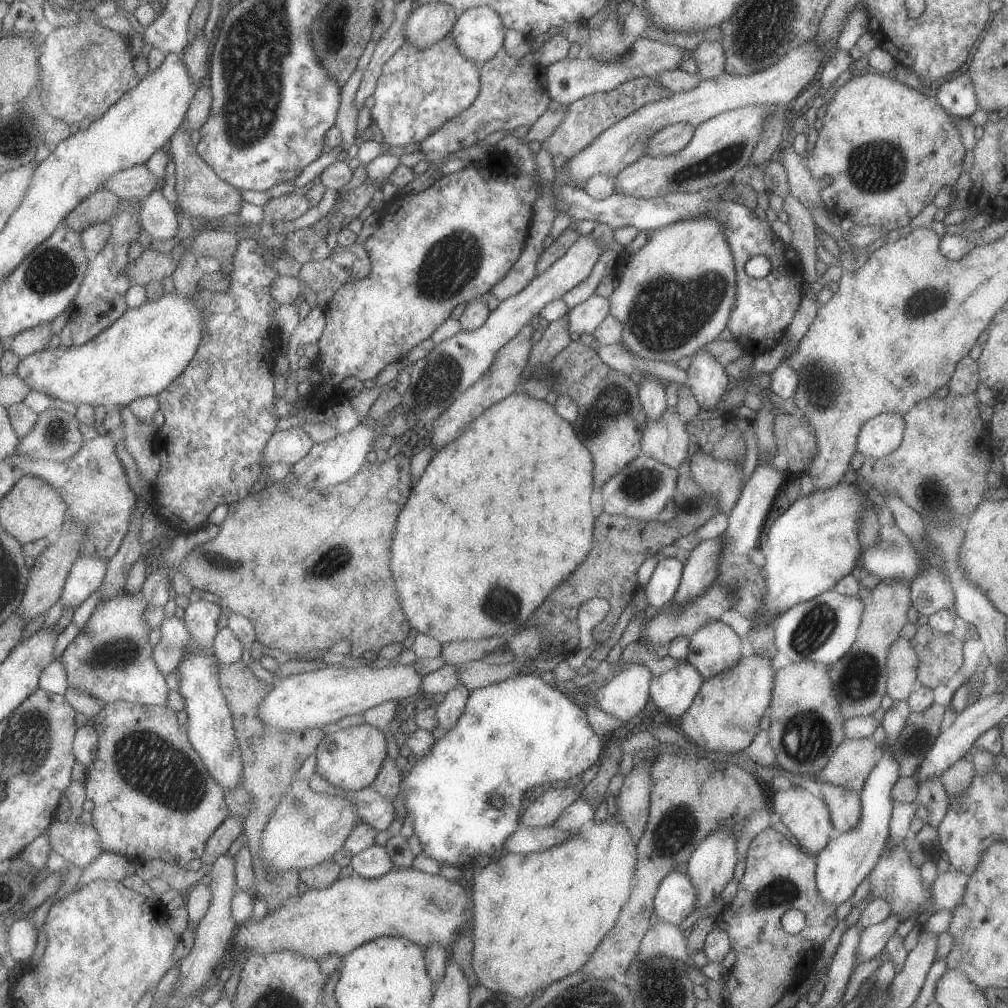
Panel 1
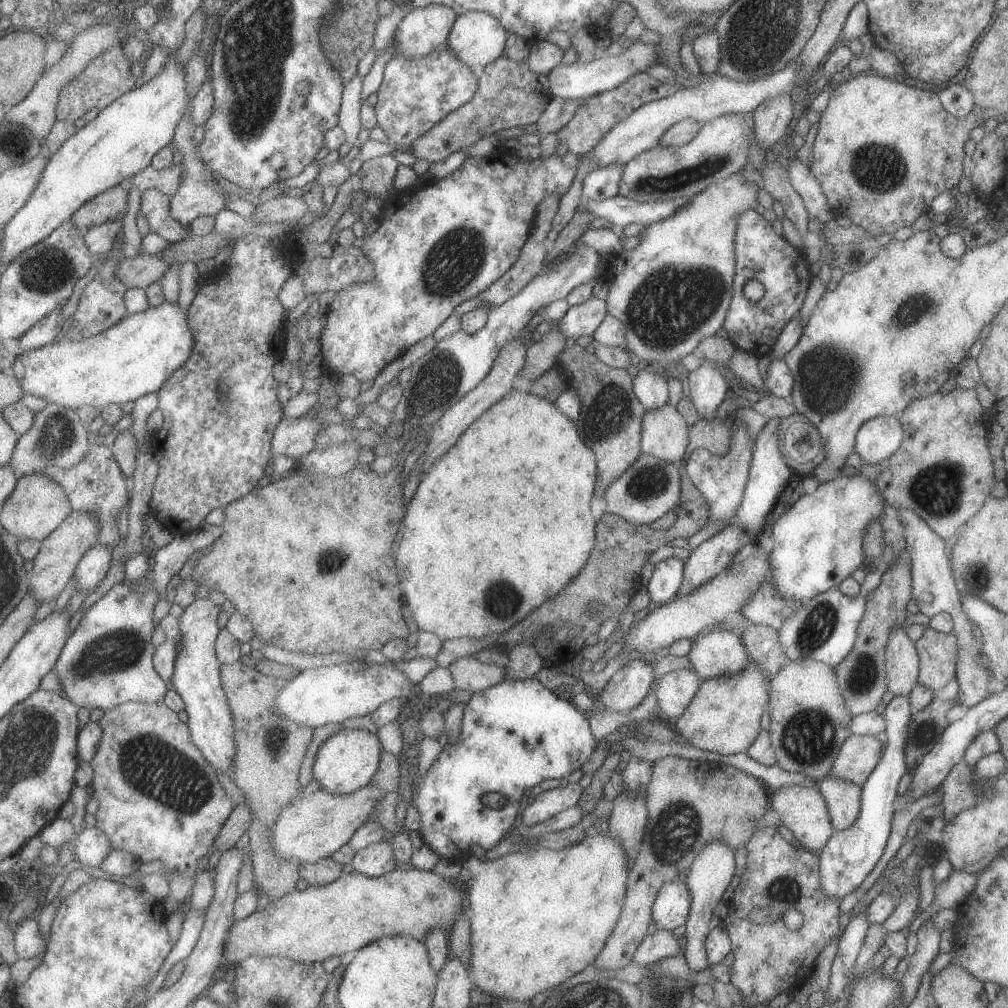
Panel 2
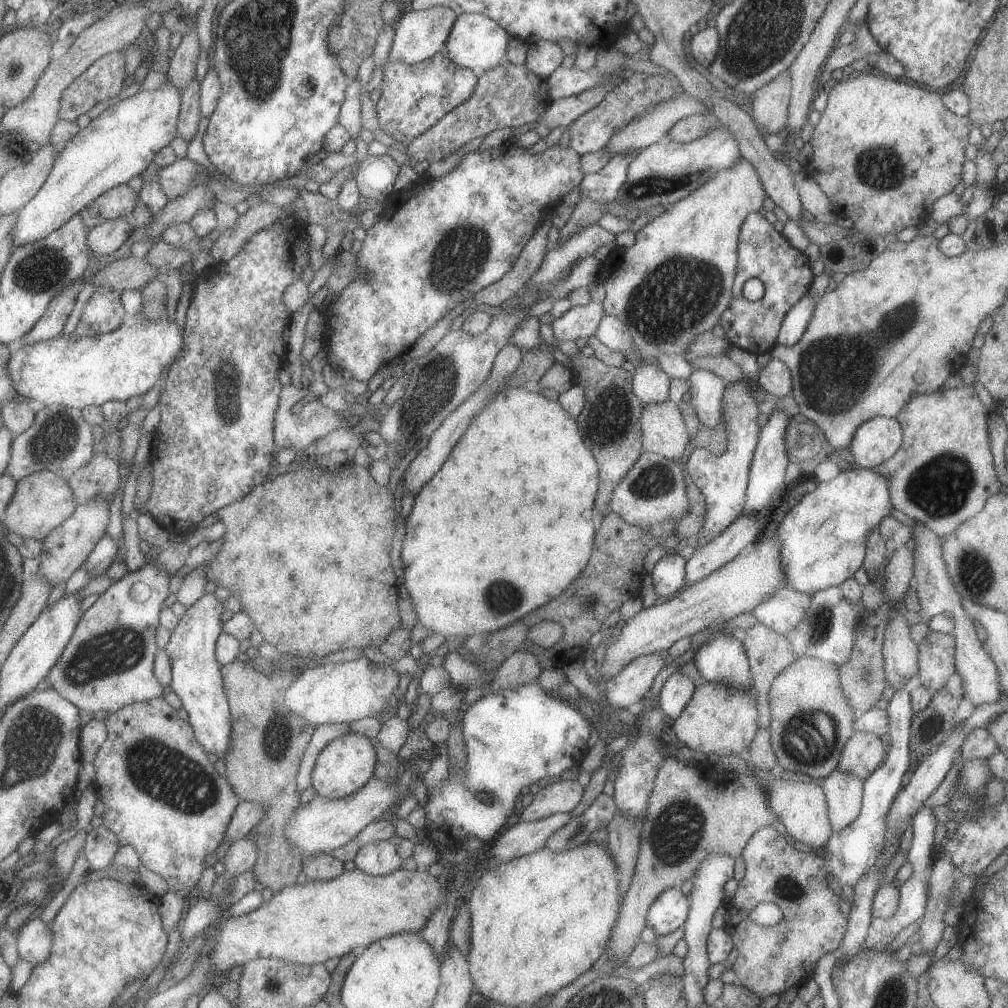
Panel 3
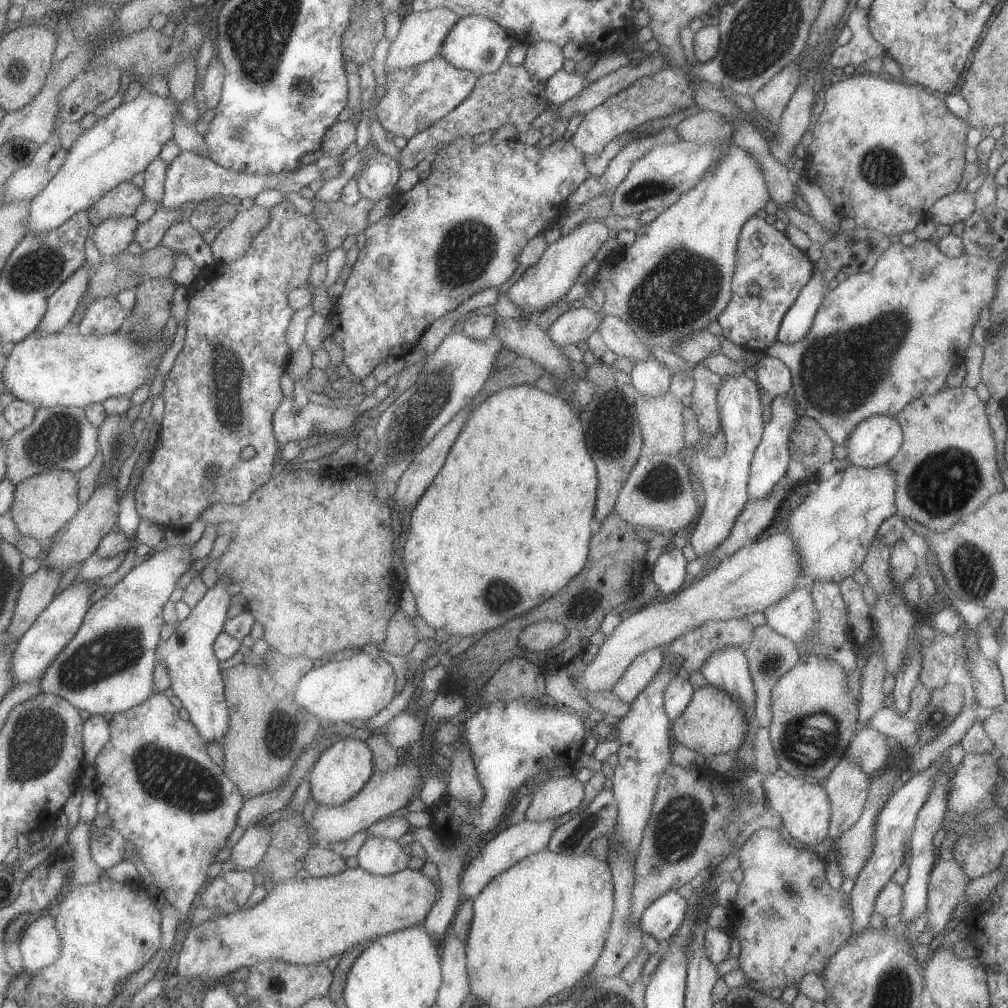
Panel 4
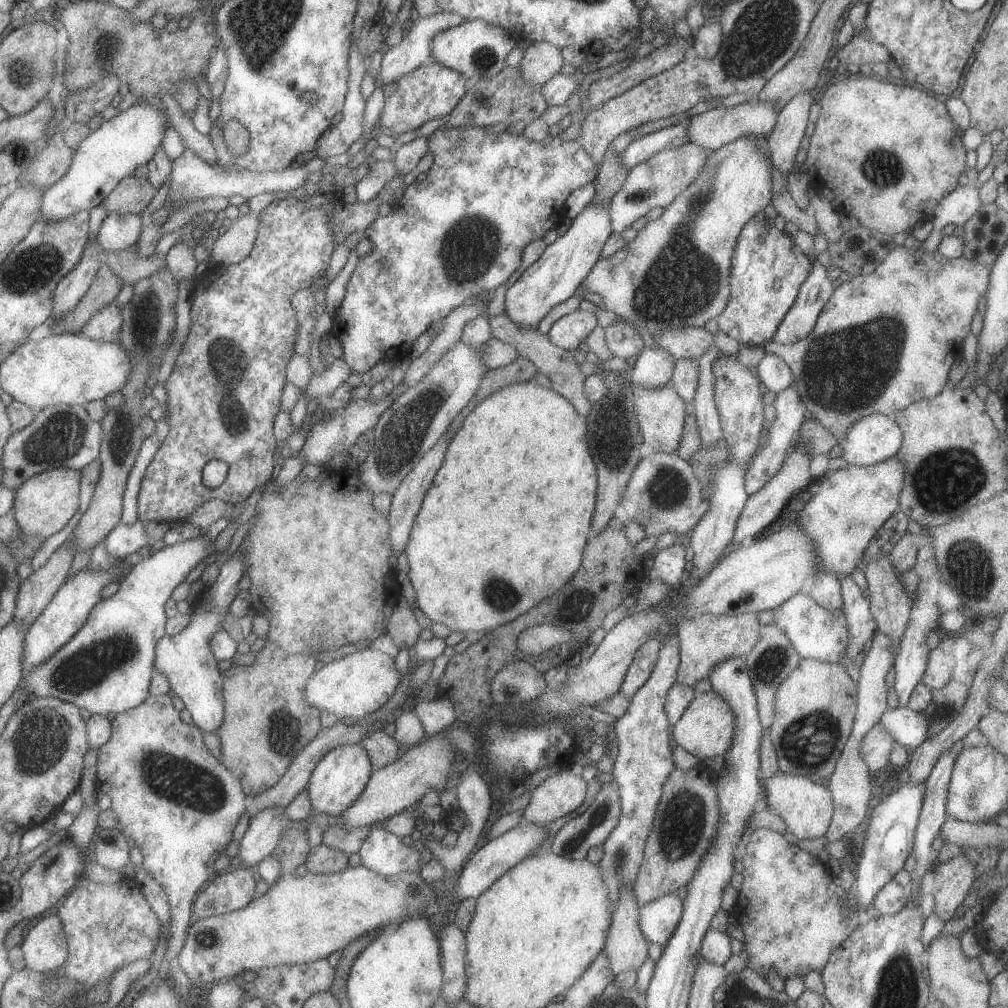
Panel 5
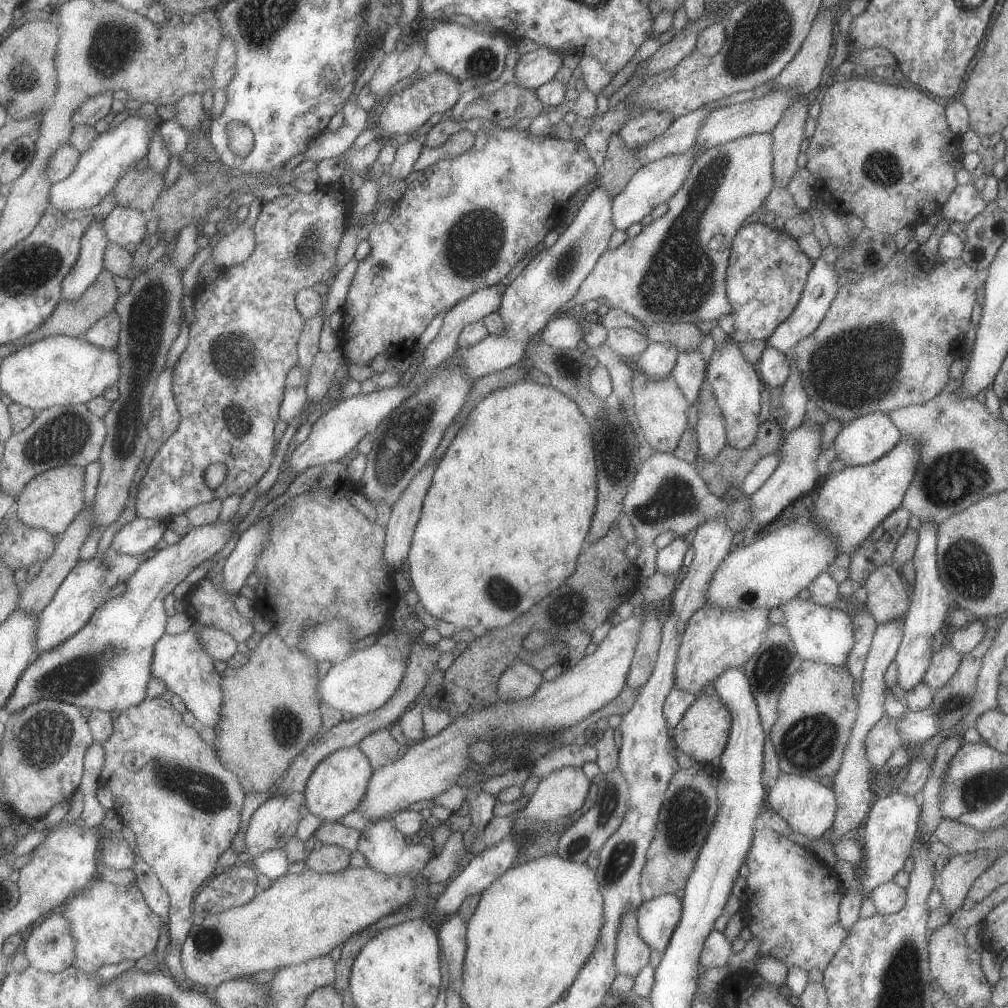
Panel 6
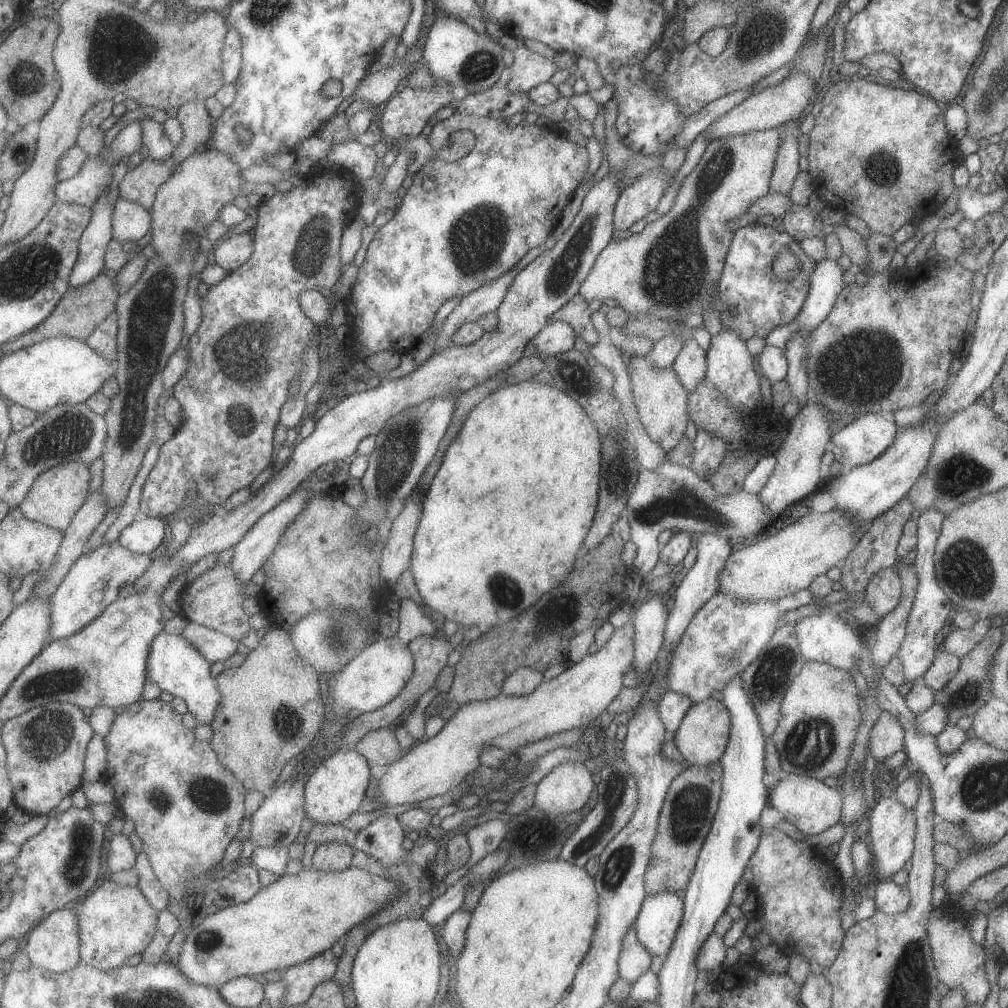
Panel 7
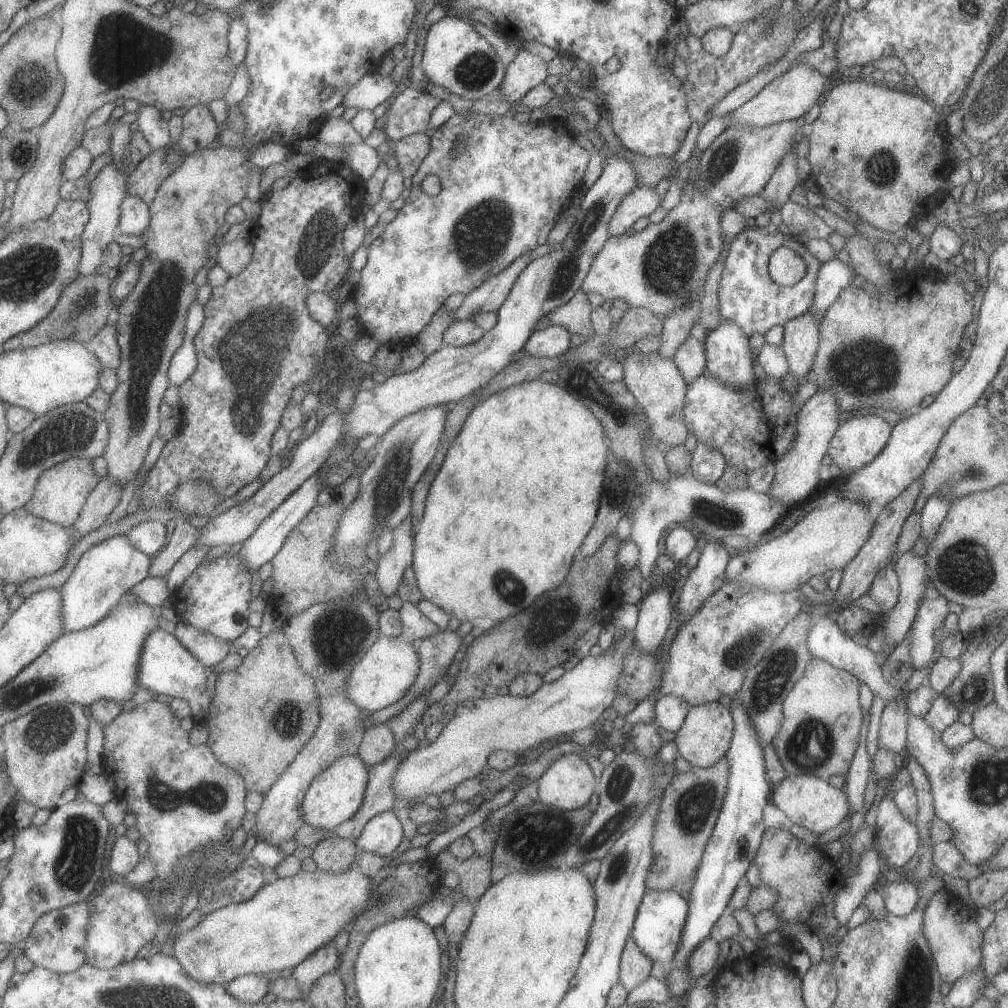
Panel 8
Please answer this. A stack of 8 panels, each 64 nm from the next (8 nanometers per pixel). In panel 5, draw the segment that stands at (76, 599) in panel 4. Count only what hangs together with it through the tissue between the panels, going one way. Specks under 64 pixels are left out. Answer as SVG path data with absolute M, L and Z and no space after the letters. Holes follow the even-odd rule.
M124 560L120 561L120 567L111 572L103 572L103 570L93 572L89 568L85 568L77 576L70 578L69 582L56 594L52 604L46 608L46 612L42 614L42 617L34 624L28 634L23 663L25 676L48 663L82 631L94 608L103 600L102 590L113 582L116 574L120 574L124 570Z

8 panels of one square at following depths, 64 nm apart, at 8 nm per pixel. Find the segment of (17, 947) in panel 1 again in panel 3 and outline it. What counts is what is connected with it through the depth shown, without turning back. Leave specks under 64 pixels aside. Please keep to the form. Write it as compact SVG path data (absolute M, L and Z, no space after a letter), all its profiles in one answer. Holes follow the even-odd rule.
M37 917L19 932L21 956L33 966L46 963L52 957L54 938L52 924L48 925L42 918Z

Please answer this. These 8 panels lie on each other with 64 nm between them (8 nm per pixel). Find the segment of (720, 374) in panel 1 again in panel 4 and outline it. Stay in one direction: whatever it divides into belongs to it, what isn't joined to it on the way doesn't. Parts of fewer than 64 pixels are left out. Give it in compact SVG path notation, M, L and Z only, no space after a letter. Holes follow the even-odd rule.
M700 362L694 366L693 382L691 410L696 414L702 434L714 438L721 428L717 399L723 379Z

